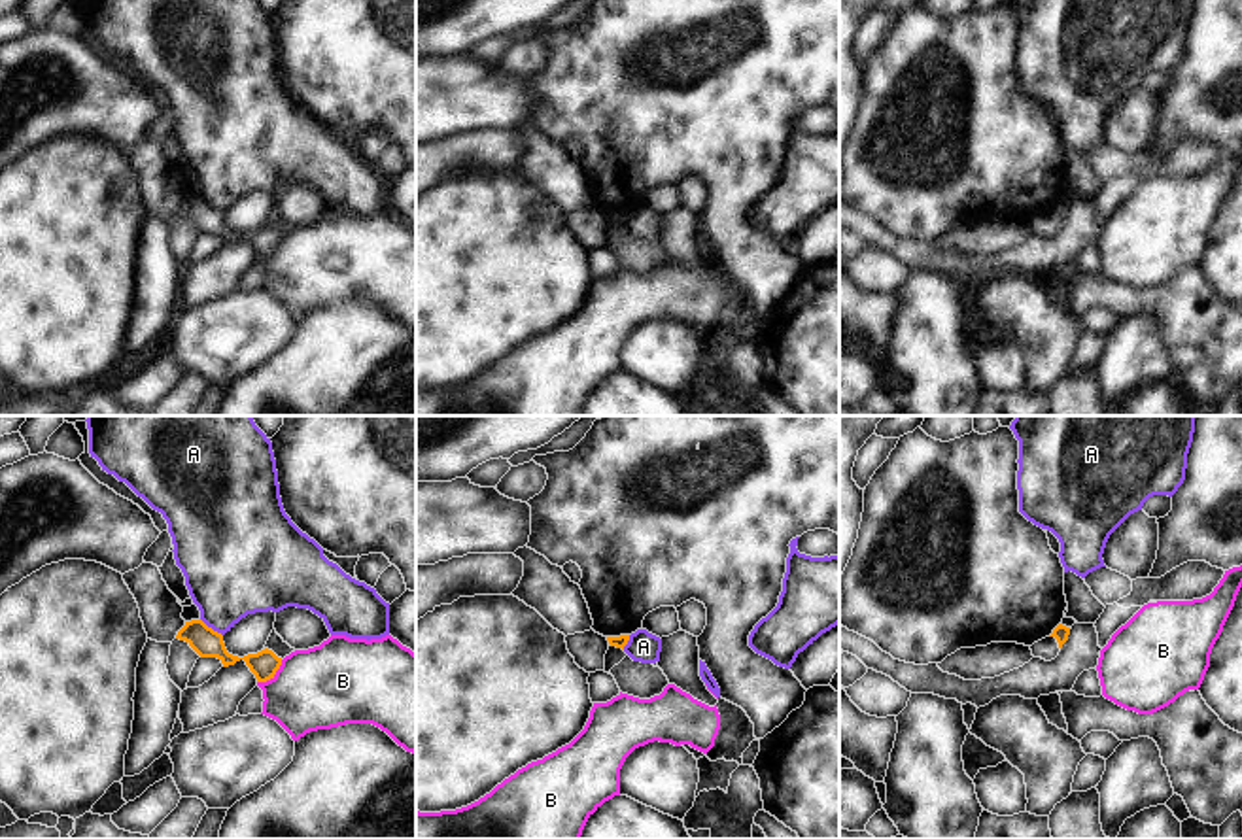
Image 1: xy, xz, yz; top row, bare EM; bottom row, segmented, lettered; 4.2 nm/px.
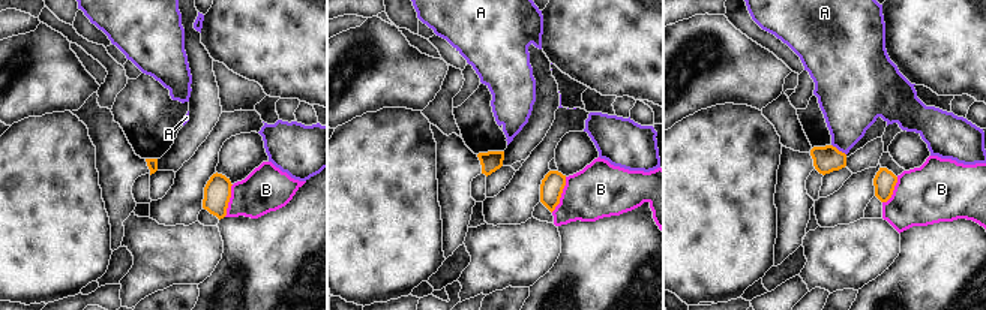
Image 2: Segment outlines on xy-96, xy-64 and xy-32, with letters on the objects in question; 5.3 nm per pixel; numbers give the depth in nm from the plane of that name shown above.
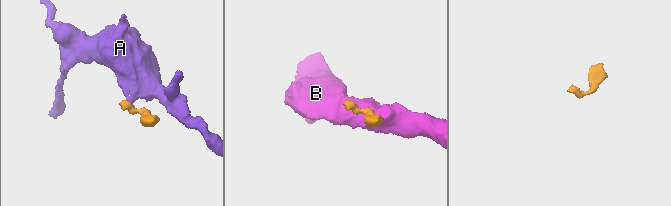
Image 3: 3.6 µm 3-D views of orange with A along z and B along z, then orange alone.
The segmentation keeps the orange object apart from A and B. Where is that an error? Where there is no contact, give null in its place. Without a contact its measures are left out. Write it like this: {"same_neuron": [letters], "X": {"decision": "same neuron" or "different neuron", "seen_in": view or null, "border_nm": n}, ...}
{"same_neuron": [], "A": {"decision": "different neuron", "seen_in": "xy", "border_nm": 120}, "B": {"decision": "different neuron", "seen_in": "xy", "border_nm": 150}}

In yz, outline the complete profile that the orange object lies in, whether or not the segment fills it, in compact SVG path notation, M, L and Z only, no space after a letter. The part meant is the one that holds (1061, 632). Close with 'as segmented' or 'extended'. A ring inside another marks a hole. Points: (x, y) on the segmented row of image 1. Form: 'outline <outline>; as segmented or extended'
outline M1059 624L1053 633L1030 646L1034 658L1051 661L1059 656L1062 644L1068 641L1070 627Z; extended

